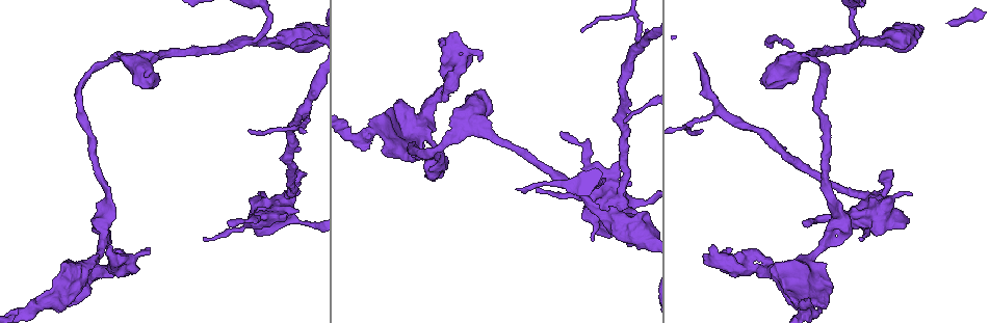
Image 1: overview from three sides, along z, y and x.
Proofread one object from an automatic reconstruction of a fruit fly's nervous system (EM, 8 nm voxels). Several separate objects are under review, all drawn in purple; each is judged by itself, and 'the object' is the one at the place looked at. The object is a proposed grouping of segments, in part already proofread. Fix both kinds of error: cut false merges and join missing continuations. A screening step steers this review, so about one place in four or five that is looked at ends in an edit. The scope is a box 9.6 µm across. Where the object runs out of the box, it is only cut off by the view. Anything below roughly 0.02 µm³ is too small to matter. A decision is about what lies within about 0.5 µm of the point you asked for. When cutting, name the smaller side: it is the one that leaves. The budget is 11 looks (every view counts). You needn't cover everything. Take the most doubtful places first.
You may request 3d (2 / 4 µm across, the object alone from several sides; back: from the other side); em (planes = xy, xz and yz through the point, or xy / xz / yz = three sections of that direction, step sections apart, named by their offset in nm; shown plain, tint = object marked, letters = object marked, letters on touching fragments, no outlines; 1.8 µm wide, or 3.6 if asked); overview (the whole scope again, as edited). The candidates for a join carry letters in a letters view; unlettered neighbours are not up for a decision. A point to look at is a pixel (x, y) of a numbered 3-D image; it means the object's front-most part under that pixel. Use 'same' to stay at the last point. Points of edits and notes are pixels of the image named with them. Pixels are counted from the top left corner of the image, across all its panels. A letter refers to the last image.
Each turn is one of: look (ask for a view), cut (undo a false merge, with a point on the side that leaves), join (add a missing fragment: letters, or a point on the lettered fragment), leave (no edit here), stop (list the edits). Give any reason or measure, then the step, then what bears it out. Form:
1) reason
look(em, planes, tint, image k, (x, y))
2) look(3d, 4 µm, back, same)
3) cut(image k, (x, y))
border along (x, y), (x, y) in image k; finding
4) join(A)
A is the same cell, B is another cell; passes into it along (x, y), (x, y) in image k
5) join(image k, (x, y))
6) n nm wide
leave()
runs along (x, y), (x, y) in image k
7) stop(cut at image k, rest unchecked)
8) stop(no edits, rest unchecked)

arms part here
look(3d, 2 µm, image 1, (767, 272))

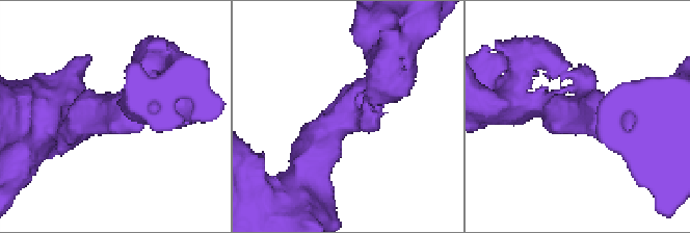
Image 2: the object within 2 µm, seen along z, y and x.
shape alone is not enough
look(em, planes, letters, image 2, (344, 114))

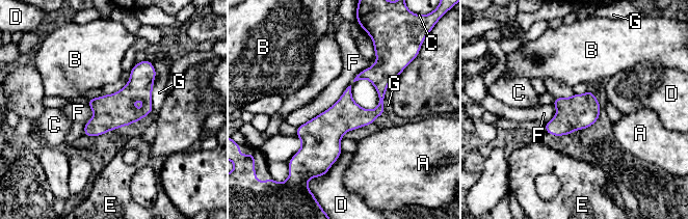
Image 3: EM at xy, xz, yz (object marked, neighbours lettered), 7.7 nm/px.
240 nm wide
leave()
A, B, C, D, E, F and G are other cells; border along (377, 56), (331, 106), (296, 127) in image 3; one neuron here

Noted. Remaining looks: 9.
an open end
look(3d, 4 µm, image 1, (110, 243))

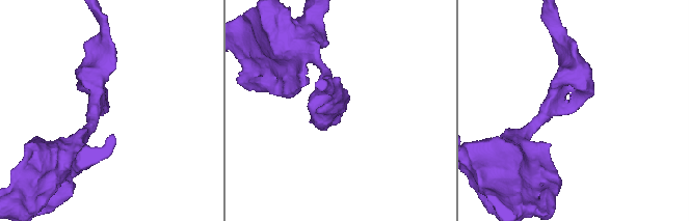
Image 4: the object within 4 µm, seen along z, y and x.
look(em, planes, letters, image 4, (568, 112))

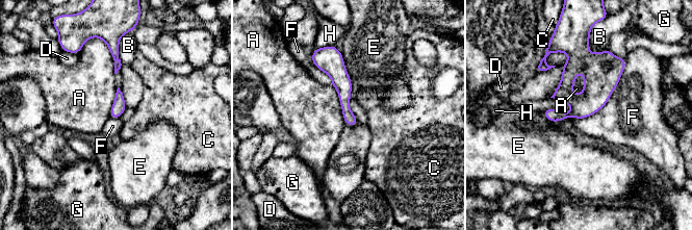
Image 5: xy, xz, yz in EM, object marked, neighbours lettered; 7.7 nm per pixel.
F touches over 600 nm
leave()
A, B, C, D, E, F, G and H are other cells; border along (625, 58), (609, 100), (575, 119) in image 5; no lettered fragment goes on from it

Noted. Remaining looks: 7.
branch stops here
look(3d, 2 µm, image 1, (912, 193))

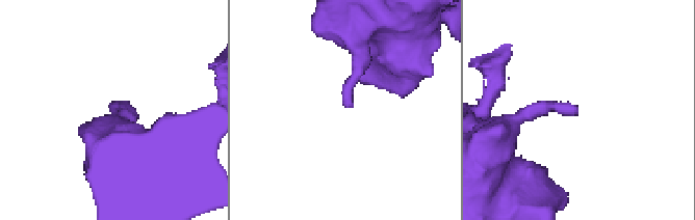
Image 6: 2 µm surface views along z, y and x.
look(em, 3.6 µm, planes, letters, image 6, (346, 107))

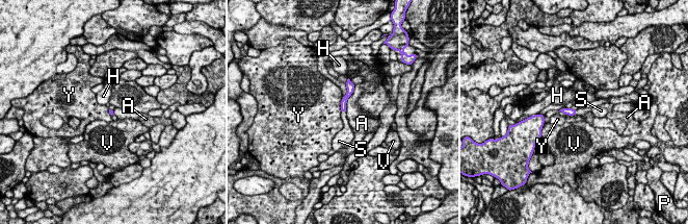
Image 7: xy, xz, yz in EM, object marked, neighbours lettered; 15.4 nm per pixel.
join(S)
S is the same cell, A, H, P, V and Y are other cells; passes into it along (570, 112), (576, 112), (581, 112) in image 7; the neuron continues

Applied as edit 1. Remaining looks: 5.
see it whole again
look(overview)

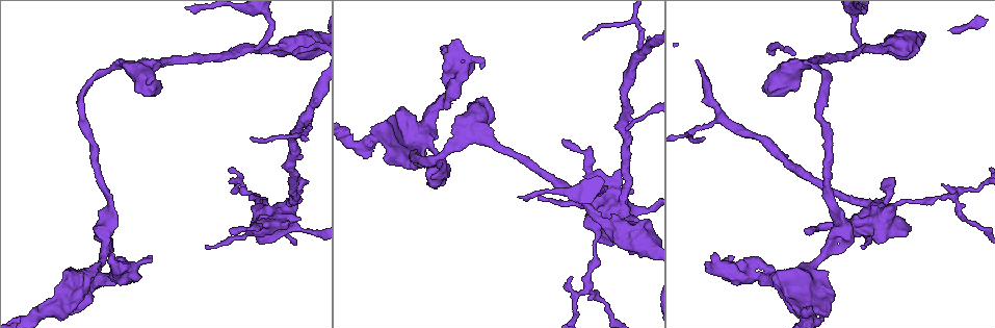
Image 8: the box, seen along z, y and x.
sudden change in width
look(em, 3.6 µm, planes, tint, image 8, (487, 110))

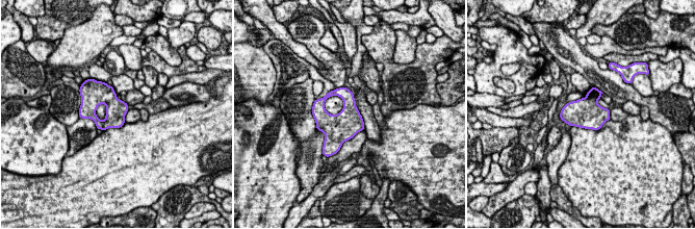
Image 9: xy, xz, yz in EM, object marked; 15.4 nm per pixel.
what lies round it
look(em, 3.6 µm, planes, letters, same)

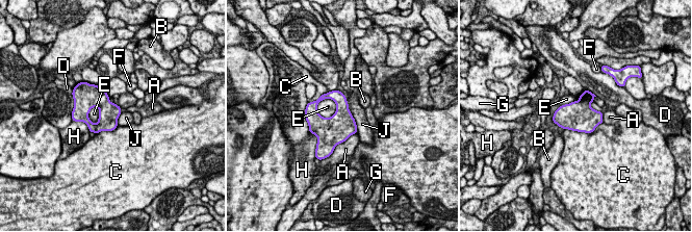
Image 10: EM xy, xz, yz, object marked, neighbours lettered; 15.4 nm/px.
320 nm wide
leave()
A, B, C, D, E, F, G, H and J are other cells; border along (347, 100), (357, 132) in image 10; all the same neuron

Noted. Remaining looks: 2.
stop(join at image 7, rest unchecked)

